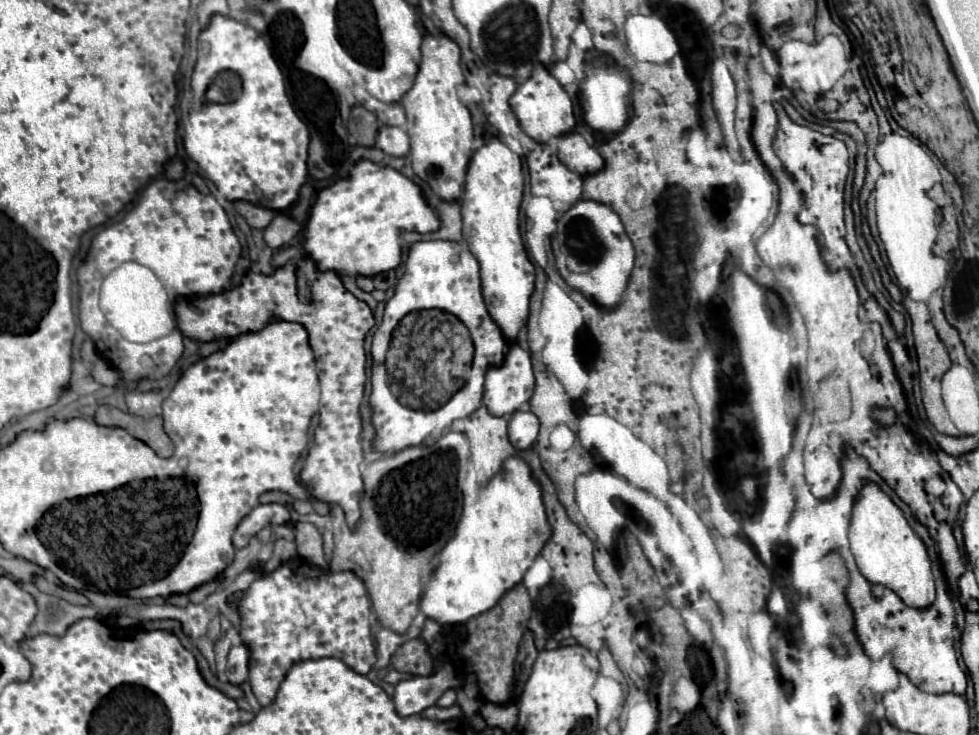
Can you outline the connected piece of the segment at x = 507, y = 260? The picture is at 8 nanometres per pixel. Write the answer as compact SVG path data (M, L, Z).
M487 136L485 144L473 154L465 192L461 196L463 238L475 254L481 272L483 302L489 316L511 344L517 342L529 316L529 298L535 288L535 268L525 252L519 232L519 206L523 198L521 158L513 154L499 138Z

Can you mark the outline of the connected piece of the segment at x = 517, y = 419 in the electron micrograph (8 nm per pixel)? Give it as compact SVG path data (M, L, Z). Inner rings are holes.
M515 412L509 418L509 440L517 450L527 450L535 444L539 420L531 412Z

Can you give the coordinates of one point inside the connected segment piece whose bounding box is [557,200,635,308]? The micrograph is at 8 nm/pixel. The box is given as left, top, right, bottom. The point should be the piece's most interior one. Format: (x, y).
(604, 282)

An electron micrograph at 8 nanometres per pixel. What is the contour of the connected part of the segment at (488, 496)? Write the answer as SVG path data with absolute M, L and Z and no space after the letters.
M509 458L503 464L501 474L489 480L487 486L479 488L473 496L465 494L463 514L455 530L455 538L451 538L451 542L447 542L447 546L443 548L443 554L435 558L437 570L425 582L421 612L425 614L425 618L431 618L439 624L463 624L469 618L487 612L507 590L523 580L527 568L539 556L539 550L545 546L549 536L551 528L541 500L541 486L535 482L535 478L531 478L531 468L521 458Z

